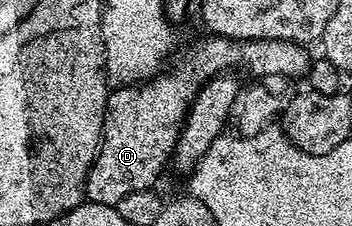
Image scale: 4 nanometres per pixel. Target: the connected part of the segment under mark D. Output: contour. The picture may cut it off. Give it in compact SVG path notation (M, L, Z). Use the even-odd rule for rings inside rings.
M206 36L206 41L197 41L189 49L189 58L181 57L173 65L170 73L158 72L144 83L134 83L117 87L110 92L105 105L105 118L102 120L101 141L97 149L97 157L86 176L84 196L89 201L100 205L117 206L119 199L131 195L131 191L152 189L158 183L165 165L170 164L177 140L181 138L181 126L193 104L193 97L209 78L226 71L236 70L236 65L245 64L253 72L254 78L259 77L291 77L308 74L311 56L304 44L296 41L229 41L226 37Z

